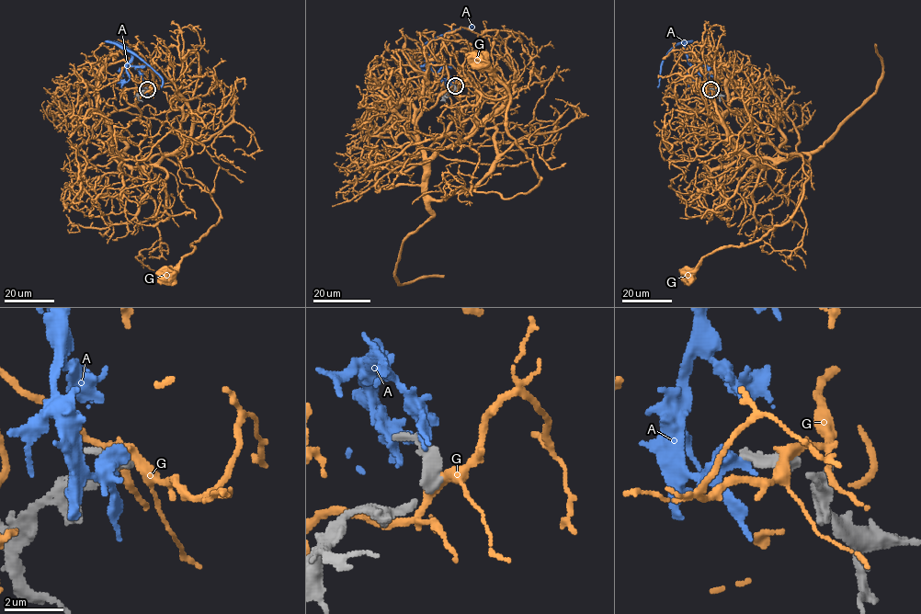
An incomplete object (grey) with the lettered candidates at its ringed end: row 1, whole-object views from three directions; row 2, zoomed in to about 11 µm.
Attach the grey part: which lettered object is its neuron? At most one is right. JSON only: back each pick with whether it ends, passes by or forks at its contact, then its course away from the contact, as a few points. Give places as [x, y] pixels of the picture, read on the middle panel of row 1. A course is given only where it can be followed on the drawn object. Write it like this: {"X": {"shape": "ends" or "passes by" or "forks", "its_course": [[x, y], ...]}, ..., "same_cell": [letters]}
{"same_cell": []}

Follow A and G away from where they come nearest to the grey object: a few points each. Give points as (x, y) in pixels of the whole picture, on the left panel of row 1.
A: (146, 88), (139, 68), (125, 66), (130, 52), (121, 45), (107, 41), (141, 58), (161, 77), (161, 87)
G: (147, 88), (123, 61), (99, 76), (111, 151), (164, 154), (207, 188), (221, 218), (166, 274)

